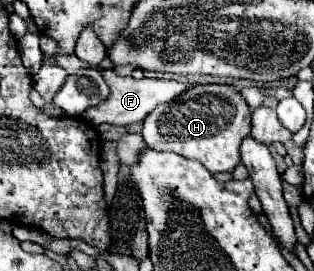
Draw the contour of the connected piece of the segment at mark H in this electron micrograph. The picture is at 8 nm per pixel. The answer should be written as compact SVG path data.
M230 84L192 86L176 102L156 106L146 118L142 136L148 148L174 152L188 160L202 162L206 170L232 172L240 164L240 142L250 134L252 110L242 94Z

